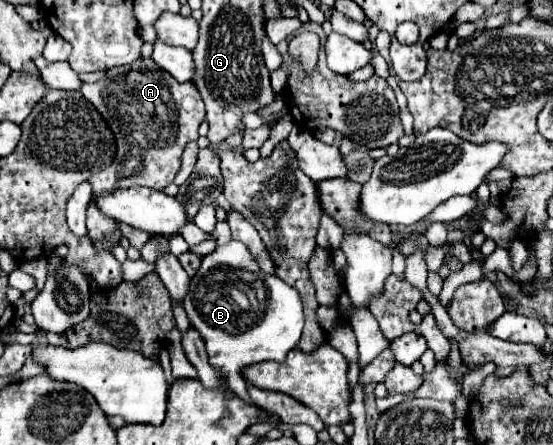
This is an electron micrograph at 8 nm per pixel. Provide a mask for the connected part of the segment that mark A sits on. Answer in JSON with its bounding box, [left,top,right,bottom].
[81,59,205,193]

